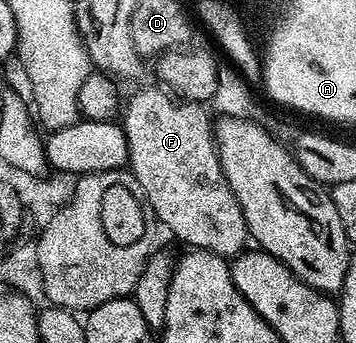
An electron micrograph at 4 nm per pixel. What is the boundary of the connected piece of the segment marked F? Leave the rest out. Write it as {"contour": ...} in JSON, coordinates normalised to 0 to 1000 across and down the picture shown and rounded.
{"contour":[[[458,251],[449,254],[388,257],[348,312],[343,367],[360,417],[360,481],[368,507],[390,528],[413,601],[421,609],[427,603],[435,627],[489,688],[528,711],[522,717],[601,735],[638,755],[660,752],[694,723],[702,688],[688,653],[685,612],[669,598],[632,507],[624,504],[598,350],[584,350],[565,303],[520,294],[475,271]]]}

